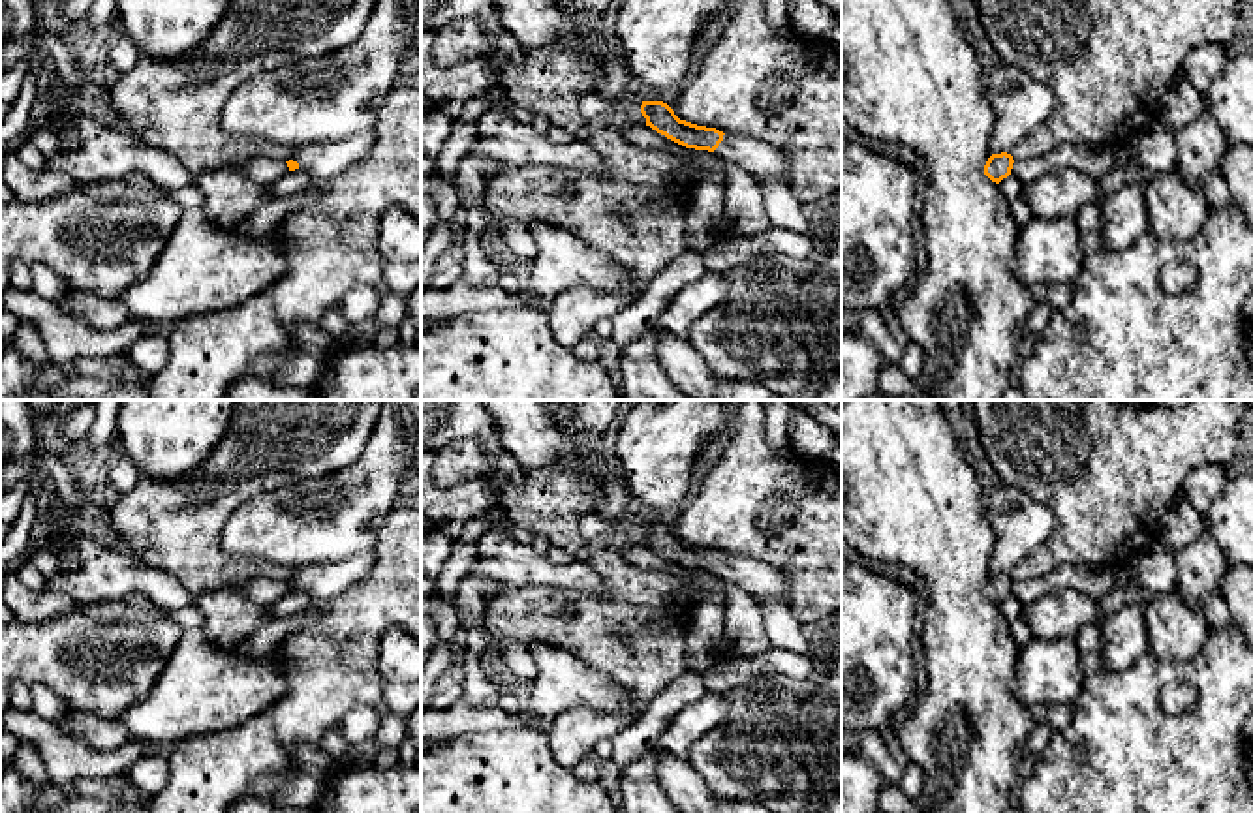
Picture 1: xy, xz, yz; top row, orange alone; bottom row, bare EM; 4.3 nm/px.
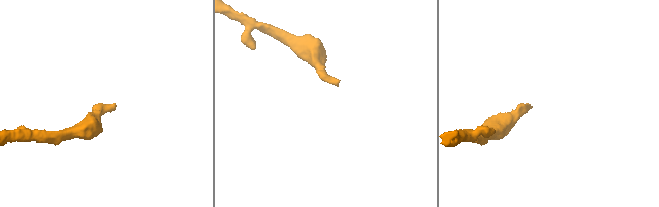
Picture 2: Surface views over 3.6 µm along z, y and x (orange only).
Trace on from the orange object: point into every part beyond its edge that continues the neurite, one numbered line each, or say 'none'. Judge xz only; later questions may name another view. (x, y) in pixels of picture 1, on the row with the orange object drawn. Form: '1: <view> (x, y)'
1: xz (761, 160)

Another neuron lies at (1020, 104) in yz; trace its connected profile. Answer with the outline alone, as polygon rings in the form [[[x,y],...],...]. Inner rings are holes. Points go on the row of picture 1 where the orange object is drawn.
[[[1003,62],[990,73],[986,92],[994,109],[990,154],[1009,154],[1050,116],[1054,107],[1046,84]]]

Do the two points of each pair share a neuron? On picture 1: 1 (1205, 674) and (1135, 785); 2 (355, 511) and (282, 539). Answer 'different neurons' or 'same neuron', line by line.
1: same neuron
2: same neuron

